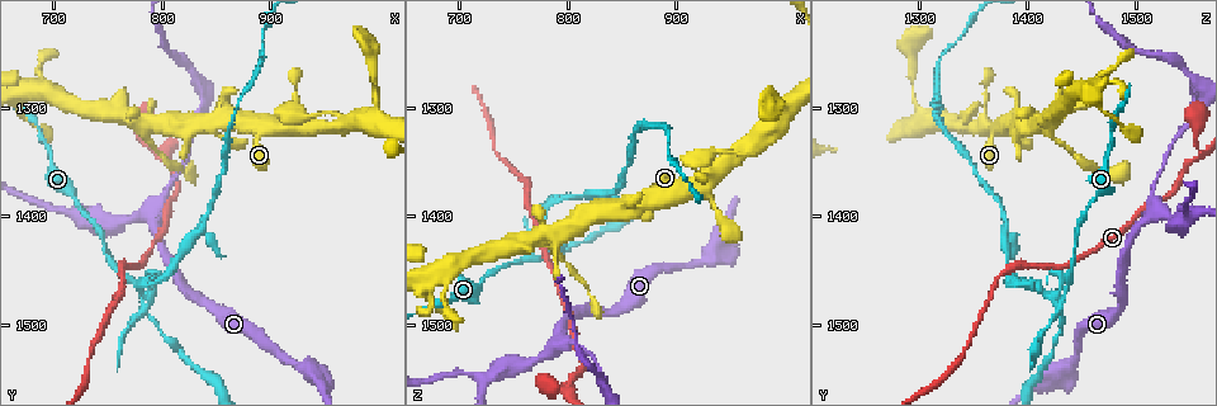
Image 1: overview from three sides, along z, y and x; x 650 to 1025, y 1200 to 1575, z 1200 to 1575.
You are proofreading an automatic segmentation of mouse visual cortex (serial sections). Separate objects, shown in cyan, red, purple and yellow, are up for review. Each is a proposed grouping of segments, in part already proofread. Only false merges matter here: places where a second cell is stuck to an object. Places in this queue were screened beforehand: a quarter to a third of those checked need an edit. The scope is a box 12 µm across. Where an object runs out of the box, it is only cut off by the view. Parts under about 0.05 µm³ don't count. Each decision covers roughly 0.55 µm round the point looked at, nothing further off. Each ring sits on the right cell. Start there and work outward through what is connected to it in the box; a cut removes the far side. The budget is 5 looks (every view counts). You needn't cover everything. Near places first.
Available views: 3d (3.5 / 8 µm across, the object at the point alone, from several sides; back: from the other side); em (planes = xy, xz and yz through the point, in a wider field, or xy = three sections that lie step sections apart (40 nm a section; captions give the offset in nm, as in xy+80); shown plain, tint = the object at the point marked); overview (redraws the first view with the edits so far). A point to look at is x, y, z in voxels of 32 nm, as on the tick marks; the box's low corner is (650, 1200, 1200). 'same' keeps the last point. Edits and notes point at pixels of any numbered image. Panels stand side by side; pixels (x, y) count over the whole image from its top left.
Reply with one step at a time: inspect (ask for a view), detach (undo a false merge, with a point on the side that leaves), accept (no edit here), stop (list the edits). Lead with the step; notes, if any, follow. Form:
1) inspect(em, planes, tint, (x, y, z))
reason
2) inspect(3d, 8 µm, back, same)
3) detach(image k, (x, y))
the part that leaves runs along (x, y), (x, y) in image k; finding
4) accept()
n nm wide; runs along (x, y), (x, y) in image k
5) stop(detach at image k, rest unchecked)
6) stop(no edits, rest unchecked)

inspect(3d, 3.5 µm, (860, 1300, 1390))
sharp bend

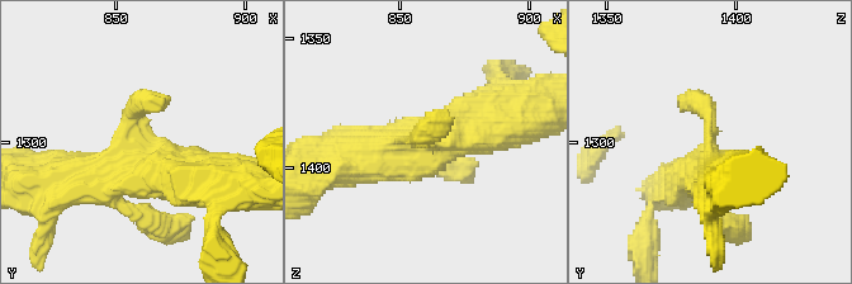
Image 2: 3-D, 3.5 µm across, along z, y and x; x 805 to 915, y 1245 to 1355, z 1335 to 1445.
inspect(em, xy, step 3, tint, (860, 1298, 1391))
shape alone is not enough

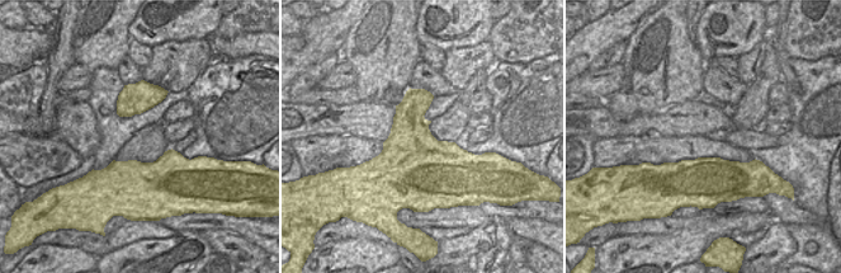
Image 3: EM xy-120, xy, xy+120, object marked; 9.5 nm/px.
accept()
runs along (194, 173), (143, 167), (132, 118), (166, 98) in image 2; one cell here

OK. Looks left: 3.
inspect(3d, 3.5 µm, (784, 1482, 1428))
branch point

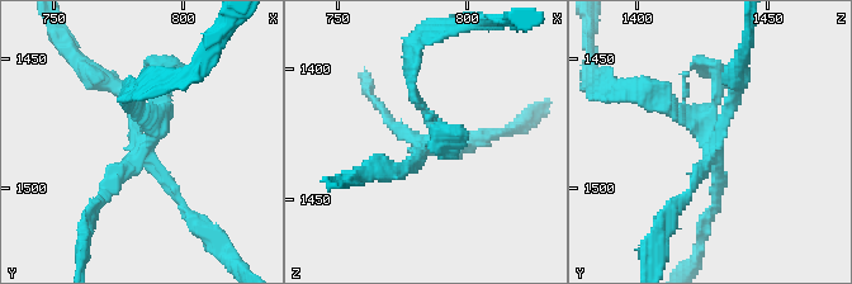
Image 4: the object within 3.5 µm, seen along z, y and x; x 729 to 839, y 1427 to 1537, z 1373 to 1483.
inspect(em, xy, step 3, tint, (784, 1483, 1430))

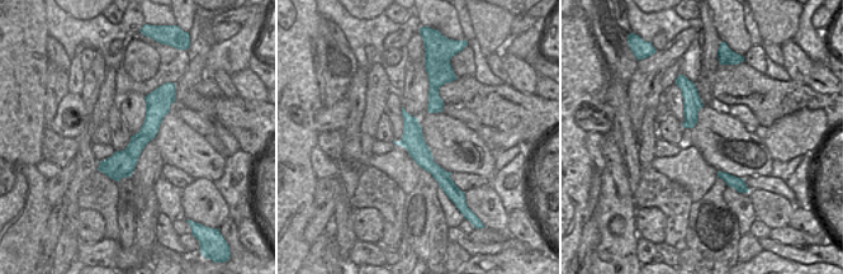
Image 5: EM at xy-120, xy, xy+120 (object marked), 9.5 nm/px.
detach(image 4, (146, 109))
the part that leaves runs along (710, 143), (658, 85), (629, 85) in image 4; a second cell is stuck on

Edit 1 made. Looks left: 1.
stop(detach at image 4, rest unchecked)

